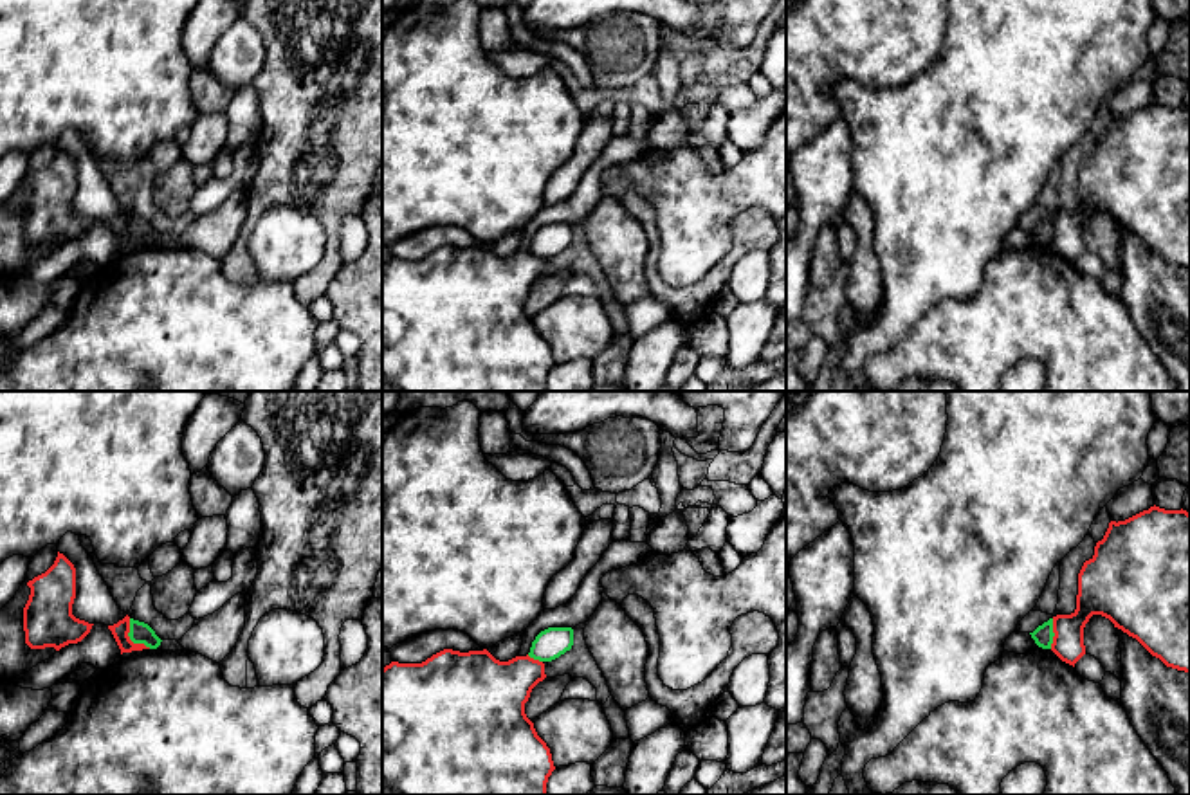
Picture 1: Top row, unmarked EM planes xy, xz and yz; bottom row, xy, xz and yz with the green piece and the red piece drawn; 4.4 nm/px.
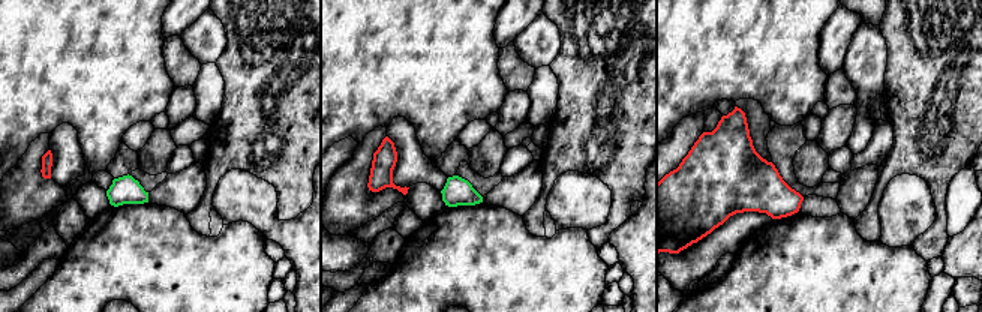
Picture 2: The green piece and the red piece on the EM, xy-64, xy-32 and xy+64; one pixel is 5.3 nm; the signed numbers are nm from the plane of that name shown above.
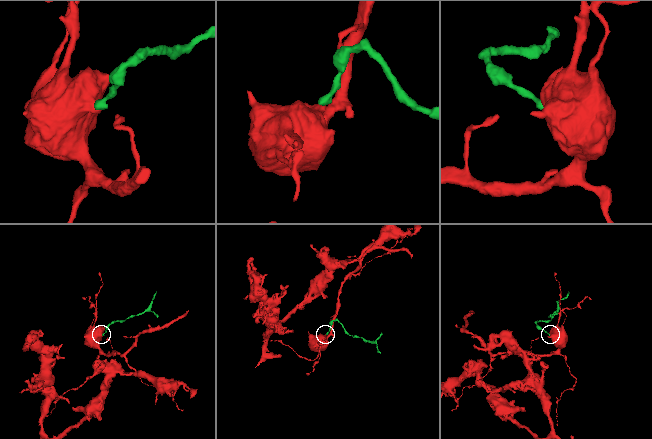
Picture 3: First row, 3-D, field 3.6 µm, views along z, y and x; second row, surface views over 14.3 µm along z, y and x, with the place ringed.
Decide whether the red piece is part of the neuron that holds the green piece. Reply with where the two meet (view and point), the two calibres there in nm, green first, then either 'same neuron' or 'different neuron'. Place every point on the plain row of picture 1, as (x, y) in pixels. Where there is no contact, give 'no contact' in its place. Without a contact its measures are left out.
xy (130, 235) | 100/70 nm | different neuron

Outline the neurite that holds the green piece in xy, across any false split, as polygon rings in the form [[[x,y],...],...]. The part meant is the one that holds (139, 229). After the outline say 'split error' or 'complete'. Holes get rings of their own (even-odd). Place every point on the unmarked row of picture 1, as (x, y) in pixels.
[[[130,215],[128,233],[133,240],[144,240],[150,245],[157,245],[162,238],[148,220],[133,215]]]; complete

